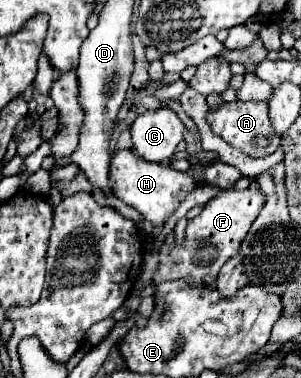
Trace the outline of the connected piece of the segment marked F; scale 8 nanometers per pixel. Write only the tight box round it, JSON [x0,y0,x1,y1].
[154,189,268,287]

